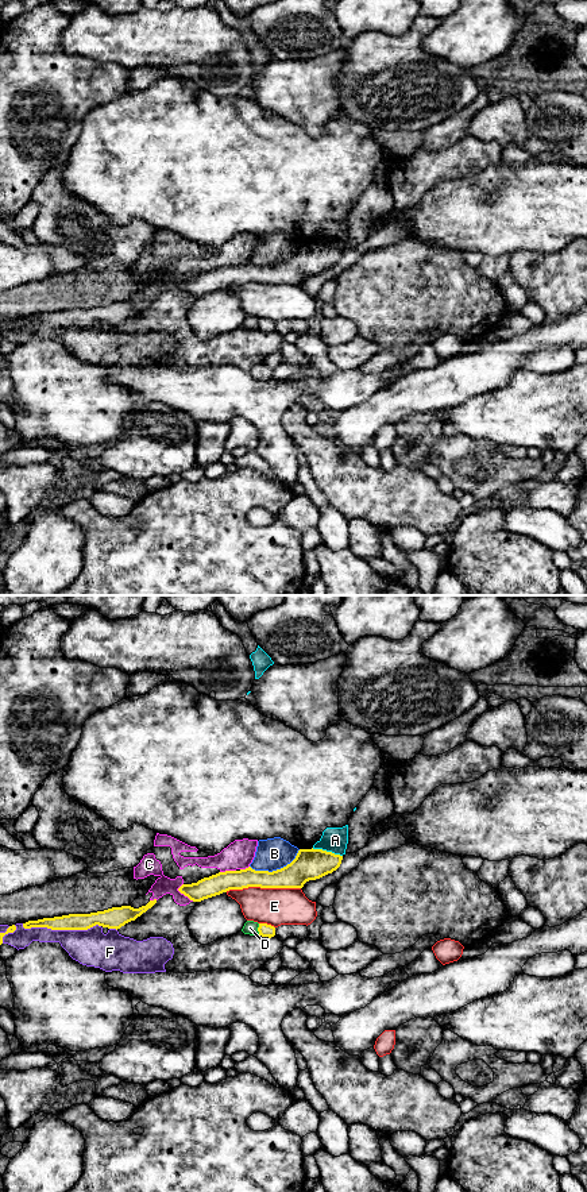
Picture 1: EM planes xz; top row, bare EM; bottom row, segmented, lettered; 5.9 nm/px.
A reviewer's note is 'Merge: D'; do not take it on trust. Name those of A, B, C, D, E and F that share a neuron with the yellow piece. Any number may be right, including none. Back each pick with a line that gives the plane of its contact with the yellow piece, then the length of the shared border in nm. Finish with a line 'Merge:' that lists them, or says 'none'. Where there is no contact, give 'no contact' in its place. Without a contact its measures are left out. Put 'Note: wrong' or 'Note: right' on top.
Note: wrong
Merge: none

